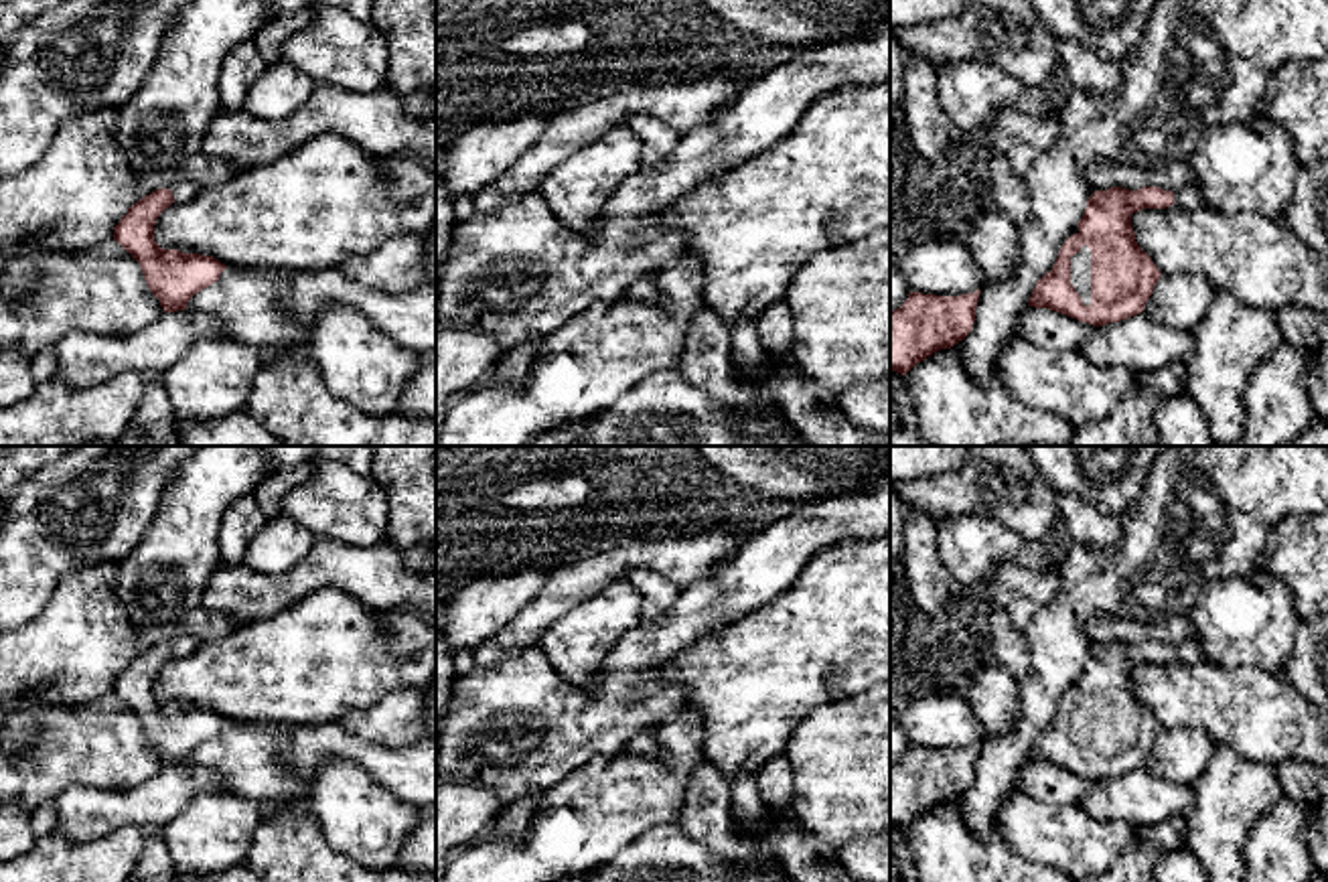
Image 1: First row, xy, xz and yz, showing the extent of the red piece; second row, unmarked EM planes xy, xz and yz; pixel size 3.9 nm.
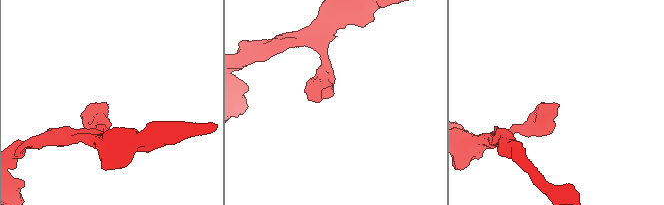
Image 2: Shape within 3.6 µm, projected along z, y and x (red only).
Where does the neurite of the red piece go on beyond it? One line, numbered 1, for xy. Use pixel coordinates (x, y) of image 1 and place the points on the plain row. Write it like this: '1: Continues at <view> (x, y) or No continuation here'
1: Continues at xy (181, 645)

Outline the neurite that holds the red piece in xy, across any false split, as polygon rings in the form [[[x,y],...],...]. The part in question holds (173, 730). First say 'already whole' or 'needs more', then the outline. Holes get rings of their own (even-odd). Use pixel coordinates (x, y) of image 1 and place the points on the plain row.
needs more | [[[176,637],[170,643],[136,655],[114,681],[114,693],[140,718],[150,746],[164,766],[185,764],[189,754],[215,738],[227,722],[213,710],[162,704],[154,695],[154,679],[172,657],[187,657],[199,647],[197,639]]]

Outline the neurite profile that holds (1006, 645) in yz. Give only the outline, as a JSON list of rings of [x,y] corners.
[[[995,608],[989,616],[987,653],[989,659],[1002,663],[1016,675],[1030,671],[1032,651],[1028,637],[1014,629],[1002,608]]]

